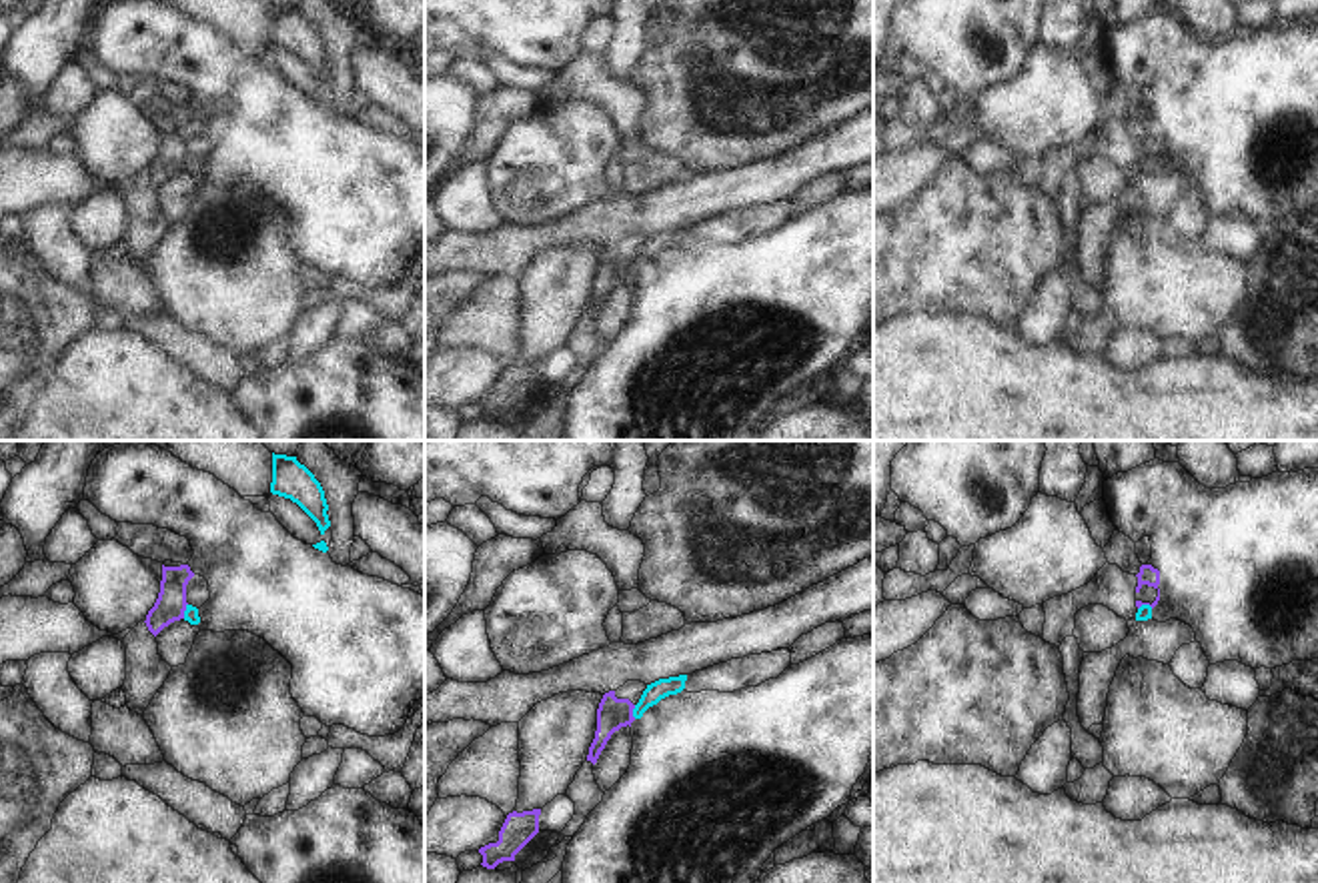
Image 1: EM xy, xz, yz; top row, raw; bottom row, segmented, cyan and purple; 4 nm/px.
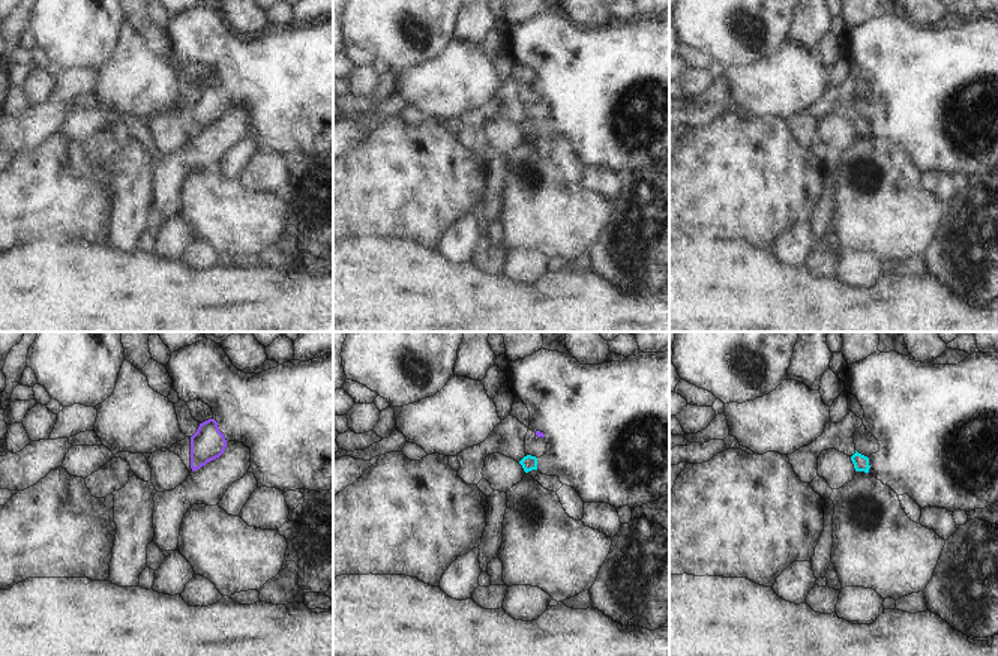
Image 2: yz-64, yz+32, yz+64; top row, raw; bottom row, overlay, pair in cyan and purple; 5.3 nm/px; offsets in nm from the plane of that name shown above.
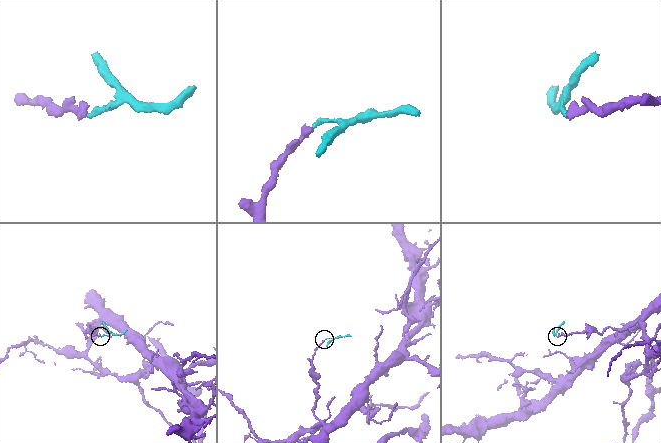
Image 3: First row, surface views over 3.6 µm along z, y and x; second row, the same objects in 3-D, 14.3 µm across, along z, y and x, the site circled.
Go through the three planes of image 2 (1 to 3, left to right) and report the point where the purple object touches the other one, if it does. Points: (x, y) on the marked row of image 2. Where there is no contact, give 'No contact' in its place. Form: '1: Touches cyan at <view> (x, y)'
1: No contact
2: No contact
3: No contact.

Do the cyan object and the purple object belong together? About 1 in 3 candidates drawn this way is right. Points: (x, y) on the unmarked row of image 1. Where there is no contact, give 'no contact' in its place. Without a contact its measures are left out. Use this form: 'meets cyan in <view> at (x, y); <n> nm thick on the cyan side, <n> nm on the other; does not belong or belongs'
meets cyan in xy at (185, 163); 60 nm thick on the cyan side, 120 nm on the other; does not belong

